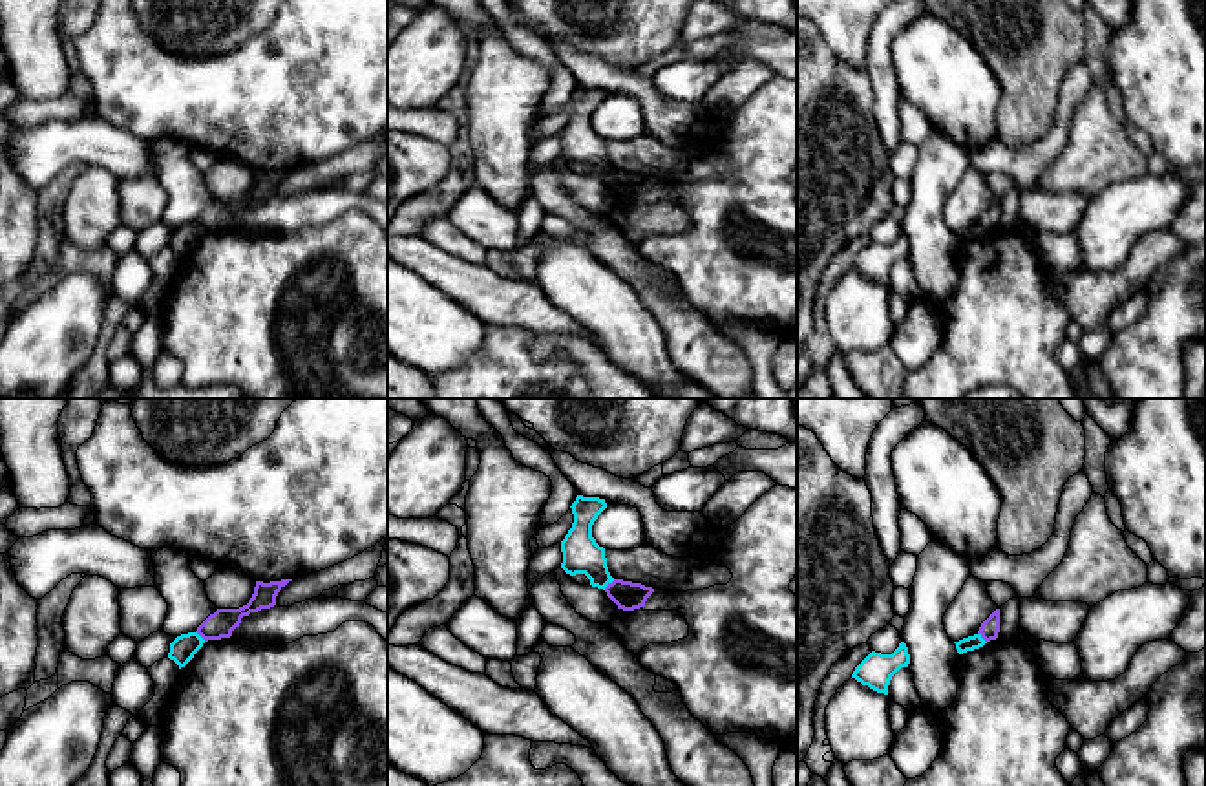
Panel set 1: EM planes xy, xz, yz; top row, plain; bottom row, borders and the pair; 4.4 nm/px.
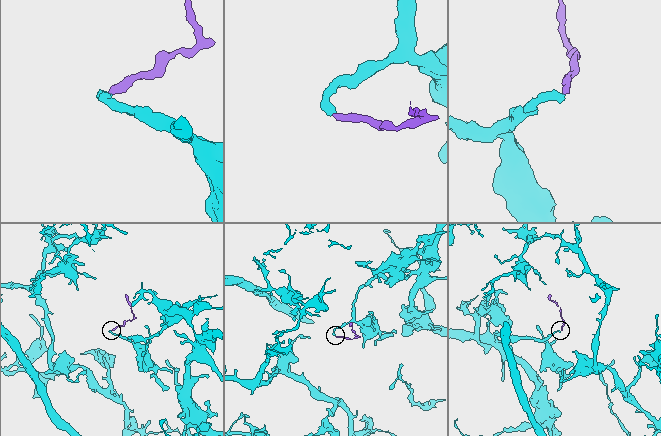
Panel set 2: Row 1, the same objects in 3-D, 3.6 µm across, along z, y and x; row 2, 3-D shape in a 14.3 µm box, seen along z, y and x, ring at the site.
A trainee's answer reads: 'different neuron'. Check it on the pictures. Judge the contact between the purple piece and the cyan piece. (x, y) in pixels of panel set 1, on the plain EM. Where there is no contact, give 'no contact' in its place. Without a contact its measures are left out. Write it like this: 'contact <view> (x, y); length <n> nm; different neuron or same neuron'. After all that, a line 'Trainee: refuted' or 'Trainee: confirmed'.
contact xz (609, 174); length 70 nm; different neuron
Trainee: confirmed

